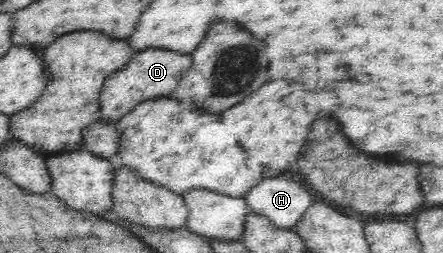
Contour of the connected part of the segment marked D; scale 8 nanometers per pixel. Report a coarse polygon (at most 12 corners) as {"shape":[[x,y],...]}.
{"shape":[[144,49],[110,75],[101,120],[118,122],[138,103],[171,94],[190,55]]}

